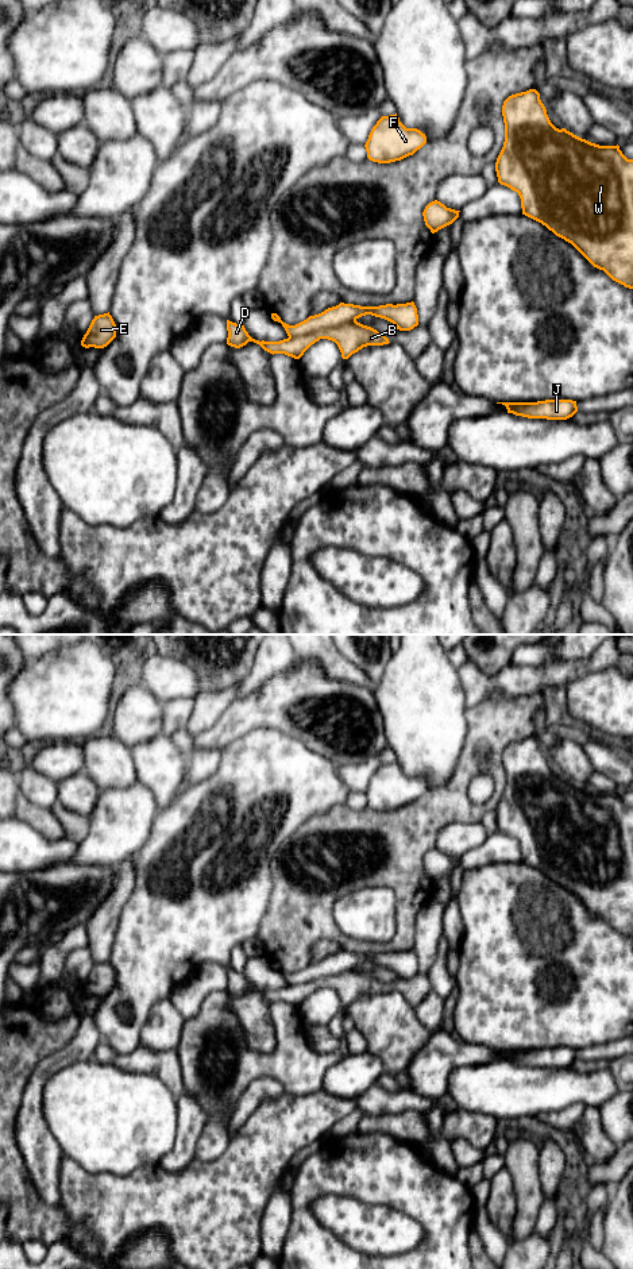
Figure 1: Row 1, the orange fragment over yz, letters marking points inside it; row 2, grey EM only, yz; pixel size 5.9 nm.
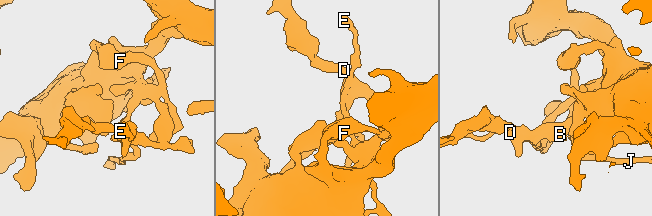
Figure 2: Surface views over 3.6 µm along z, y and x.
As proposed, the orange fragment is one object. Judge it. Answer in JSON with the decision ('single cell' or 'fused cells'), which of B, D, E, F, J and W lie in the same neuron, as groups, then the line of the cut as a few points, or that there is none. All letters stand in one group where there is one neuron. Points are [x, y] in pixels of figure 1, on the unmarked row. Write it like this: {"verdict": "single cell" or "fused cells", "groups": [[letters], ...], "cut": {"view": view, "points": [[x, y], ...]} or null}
{"verdict": "fused cells", "groups": [["B", "D"], ["E", "F", "J", "W"]], "cut": {"view": "yz", "points": [[355, 967], [335, 975], [324, 975], [289, 986]]}}

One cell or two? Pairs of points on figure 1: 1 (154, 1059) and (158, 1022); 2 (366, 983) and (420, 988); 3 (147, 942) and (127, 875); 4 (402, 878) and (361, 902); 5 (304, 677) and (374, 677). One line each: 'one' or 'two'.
1: two
2: one
3: two
4: two
5: two

